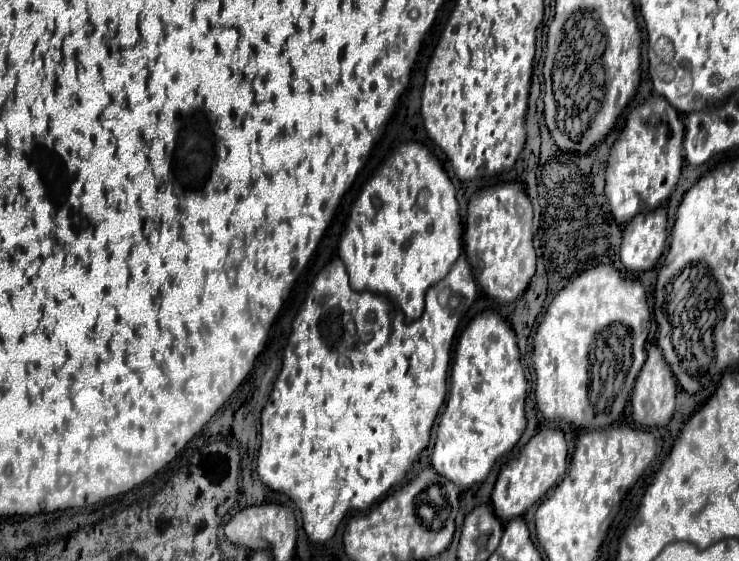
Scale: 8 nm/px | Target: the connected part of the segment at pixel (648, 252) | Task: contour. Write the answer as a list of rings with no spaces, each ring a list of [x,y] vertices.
[[[664,206],[652,210],[652,214],[638,214],[632,218],[622,234],[620,260],[630,272],[650,270],[666,248],[668,212]]]

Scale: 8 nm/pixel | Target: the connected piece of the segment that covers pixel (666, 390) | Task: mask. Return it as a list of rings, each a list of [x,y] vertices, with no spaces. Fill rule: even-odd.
[[[648,344],[646,348],[646,362],[634,382],[632,390],[632,418],[642,426],[664,426],[670,422],[676,406],[676,378],[670,366],[664,362],[660,348],[656,344]]]

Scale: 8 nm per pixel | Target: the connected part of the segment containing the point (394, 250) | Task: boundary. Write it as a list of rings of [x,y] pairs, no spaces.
[[[417,141],[402,143],[380,165],[350,210],[348,224],[338,242],[338,254],[350,274],[352,290],[386,294],[402,308],[406,322],[420,318],[426,290],[440,282],[462,254],[462,220],[458,212],[456,190],[442,164],[426,146]]]

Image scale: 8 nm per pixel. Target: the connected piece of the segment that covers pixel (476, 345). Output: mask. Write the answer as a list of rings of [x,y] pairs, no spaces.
[[[498,312],[476,314],[456,340],[450,394],[430,458],[434,470],[460,488],[482,482],[494,462],[514,448],[526,428],[526,386],[514,330]]]

